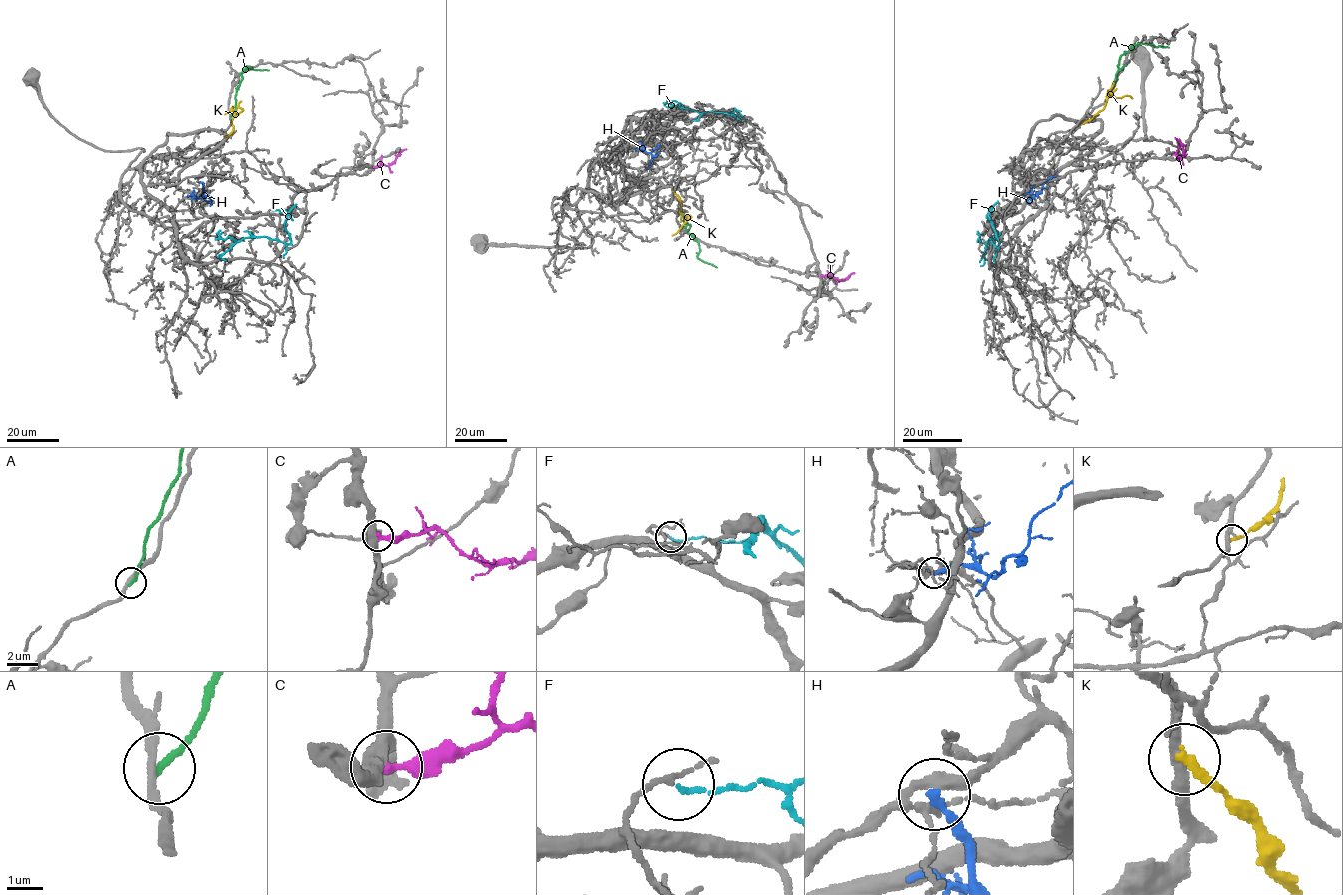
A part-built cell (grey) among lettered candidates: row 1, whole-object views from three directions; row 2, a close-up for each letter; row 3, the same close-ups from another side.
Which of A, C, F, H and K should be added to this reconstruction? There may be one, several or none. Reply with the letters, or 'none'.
none

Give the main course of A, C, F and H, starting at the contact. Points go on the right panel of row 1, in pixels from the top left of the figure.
A: (1106, 100), (1120, 56), (1140, 43), (1169, 48)
C: (1178, 159), (1177, 156), (1183, 155), (1183, 145), (1175, 138)
F: (990, 208), (987, 218), (999, 245), (996, 246), (991, 239), (988, 240), (983, 255), (985, 263), (980, 266)
H: (1024, 194), (1035, 195), (1050, 177), (1056, 176)

